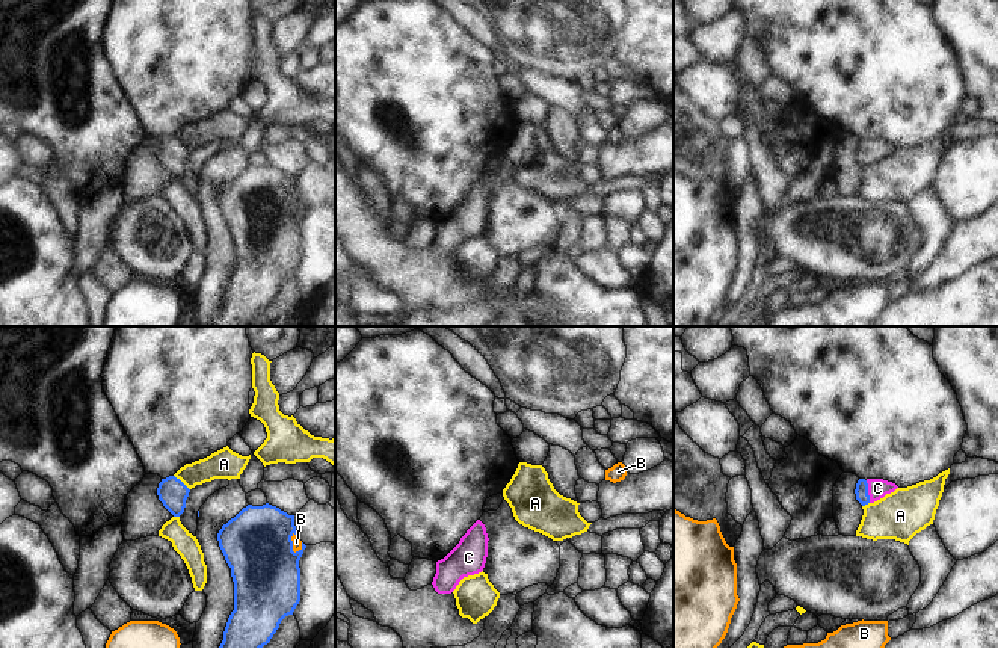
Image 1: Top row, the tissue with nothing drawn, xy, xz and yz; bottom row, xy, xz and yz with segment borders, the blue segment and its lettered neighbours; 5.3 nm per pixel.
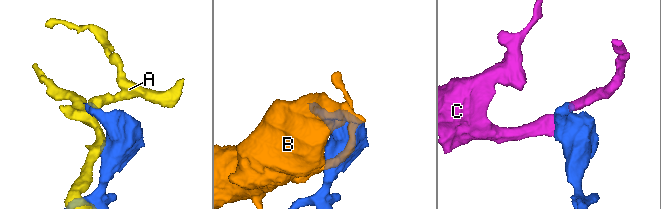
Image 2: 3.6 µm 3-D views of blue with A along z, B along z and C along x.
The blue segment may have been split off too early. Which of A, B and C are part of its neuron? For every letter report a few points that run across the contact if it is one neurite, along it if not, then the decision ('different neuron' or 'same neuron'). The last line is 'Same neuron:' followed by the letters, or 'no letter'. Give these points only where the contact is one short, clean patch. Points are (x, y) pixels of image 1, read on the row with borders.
A: xy (174, 475), (189, 490) | different neuron
B: different neuron
C: yz (861, 491), (867, 491), (877, 488) | same neuron
Same neuron: C

